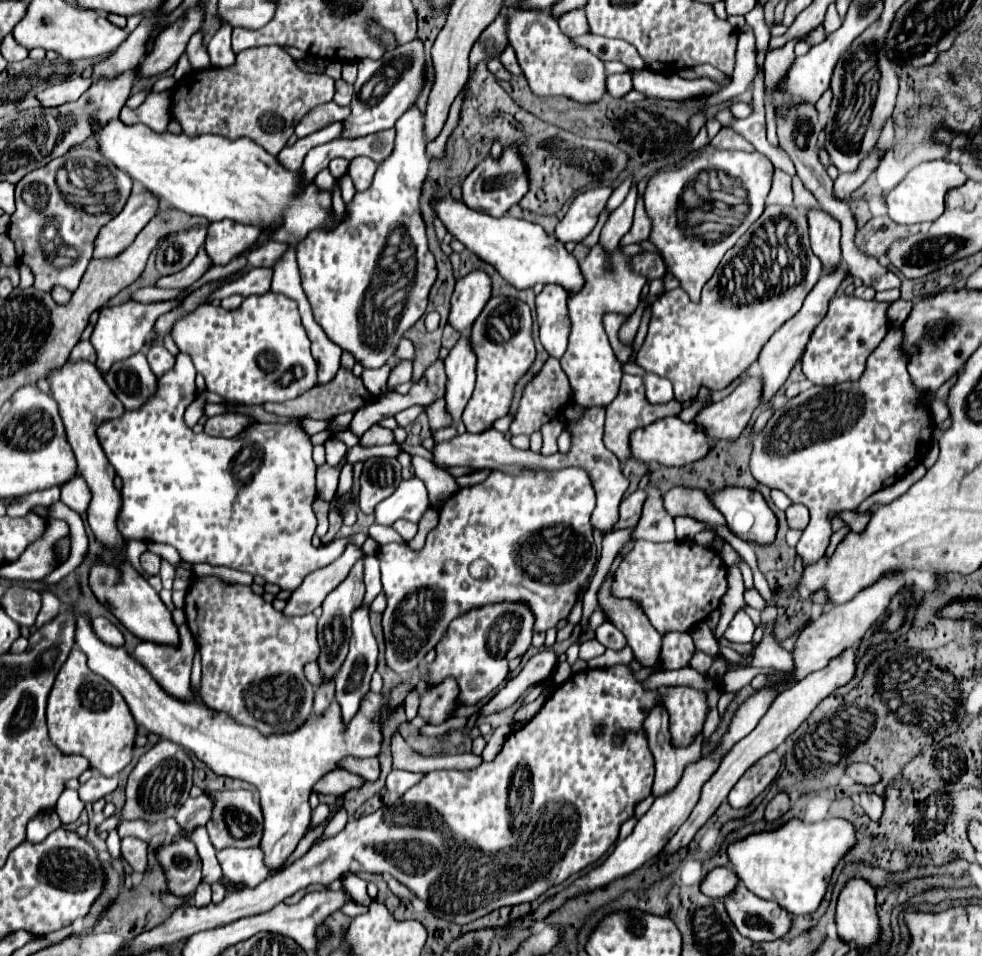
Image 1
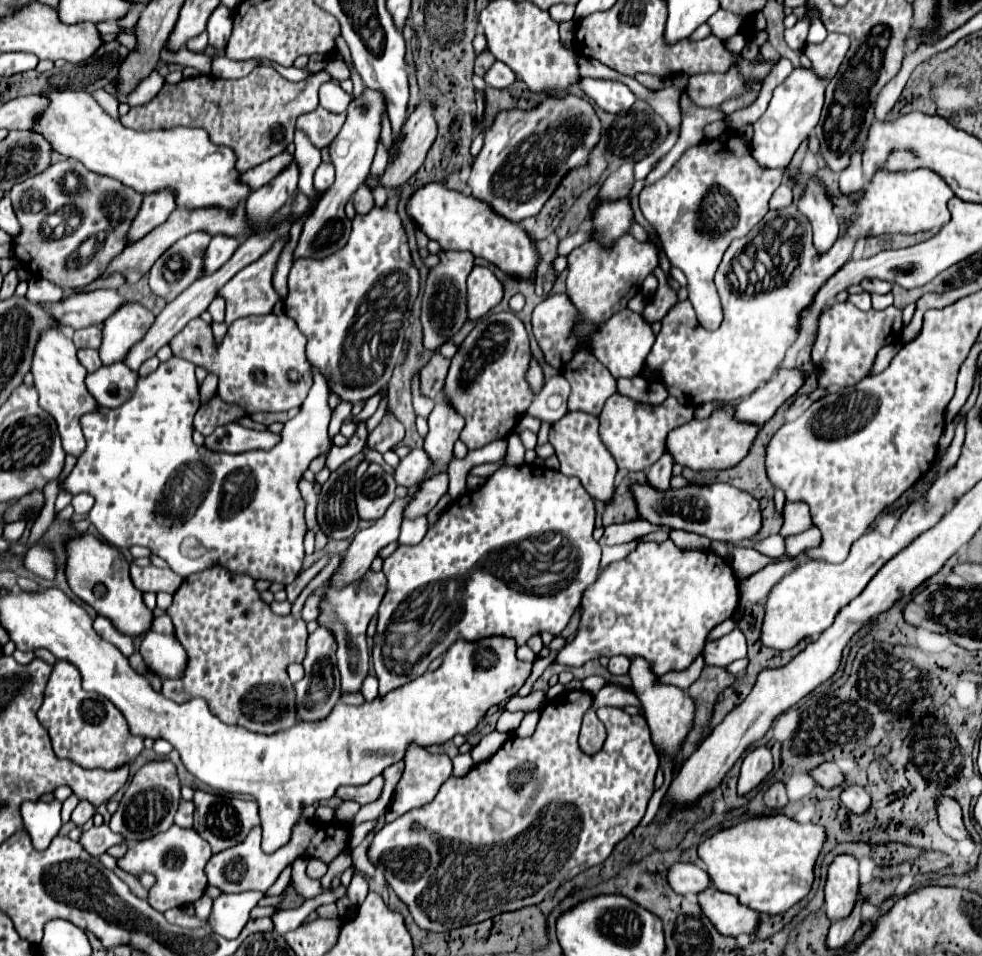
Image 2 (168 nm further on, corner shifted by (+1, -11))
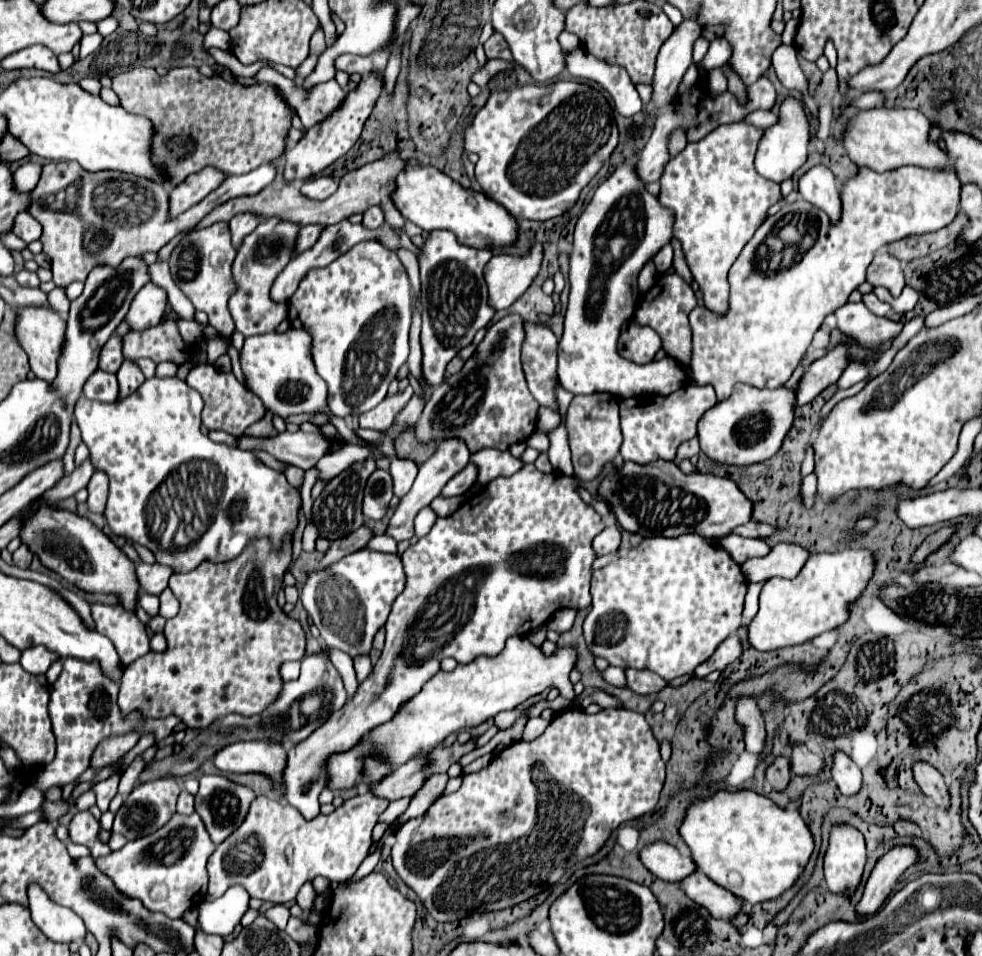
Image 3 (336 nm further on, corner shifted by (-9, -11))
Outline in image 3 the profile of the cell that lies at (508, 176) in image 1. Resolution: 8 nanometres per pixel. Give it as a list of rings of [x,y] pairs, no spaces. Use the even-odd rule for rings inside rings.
[[[549,81],[549,83],[535,83],[535,85],[517,85],[509,91],[507,89],[495,89],[489,93],[487,103],[475,113],[471,125],[465,129],[465,135],[463,135],[465,153],[477,153],[479,155],[479,161],[475,165],[475,177],[477,177],[477,183],[481,185],[481,189],[485,191],[485,195],[491,197],[493,201],[497,201],[499,205],[503,205],[517,219],[533,219],[533,221],[547,221],[547,219],[559,217],[565,211],[569,211],[575,205],[575,201],[579,199],[581,189],[597,175],[597,171],[601,169],[605,159],[613,153],[617,143],[619,143],[619,131],[617,131],[613,109],[611,109],[607,97],[599,89],[593,89],[587,83],[575,83],[575,81]]]

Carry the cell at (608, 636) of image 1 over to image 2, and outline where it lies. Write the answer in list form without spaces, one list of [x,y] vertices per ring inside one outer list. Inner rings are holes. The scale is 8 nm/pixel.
[[[617,655],[617,657],[611,657],[609,659],[609,665],[607,669],[613,673],[613,675],[623,675],[629,671],[629,659],[625,655]]]

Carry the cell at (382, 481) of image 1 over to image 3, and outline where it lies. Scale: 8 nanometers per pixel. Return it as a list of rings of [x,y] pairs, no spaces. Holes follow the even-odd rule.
[[[375,469],[365,485],[365,497],[363,497],[365,519],[381,519],[387,513],[391,497],[393,497],[391,475],[383,469]]]

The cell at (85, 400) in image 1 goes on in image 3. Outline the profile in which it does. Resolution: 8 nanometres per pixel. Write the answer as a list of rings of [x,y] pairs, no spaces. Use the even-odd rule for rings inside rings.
[[[21,307],[17,309],[15,335],[17,343],[21,343],[21,349],[29,357],[29,365],[35,377],[51,383],[57,377],[57,357],[65,341],[65,319],[51,307]]]

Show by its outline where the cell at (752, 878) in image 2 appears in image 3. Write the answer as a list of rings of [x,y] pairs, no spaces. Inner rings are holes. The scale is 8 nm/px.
[[[747,789],[735,793],[717,791],[705,799],[701,797],[693,801],[679,825],[679,835],[691,849],[691,857],[697,869],[703,871],[717,885],[731,891],[737,899],[743,899],[747,903],[763,903],[787,891],[797,881],[805,863],[809,861],[809,855],[813,853],[813,837],[807,823],[797,811],[781,809],[765,795]]]

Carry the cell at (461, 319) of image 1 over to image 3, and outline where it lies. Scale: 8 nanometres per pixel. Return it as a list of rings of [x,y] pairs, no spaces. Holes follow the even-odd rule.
[[[533,243],[525,255],[495,255],[485,267],[491,305],[509,309],[533,283],[543,263],[543,245]]]

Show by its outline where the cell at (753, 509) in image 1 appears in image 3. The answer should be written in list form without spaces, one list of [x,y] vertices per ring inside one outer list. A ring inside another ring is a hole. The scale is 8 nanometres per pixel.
[[[663,459],[649,465],[623,463],[621,469],[603,477],[597,493],[609,505],[625,531],[643,537],[697,533],[709,539],[719,539],[729,535],[735,527],[751,521],[751,503],[731,479],[711,473],[703,475],[699,471],[685,475],[673,461]]]

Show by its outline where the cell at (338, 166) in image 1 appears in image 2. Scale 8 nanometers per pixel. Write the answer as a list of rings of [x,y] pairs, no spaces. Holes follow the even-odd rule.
[[[321,163],[321,165],[317,167],[317,171],[315,171],[315,179],[313,179],[315,189],[325,191],[325,189],[331,187],[333,181],[335,181],[335,167],[333,167],[331,163]]]

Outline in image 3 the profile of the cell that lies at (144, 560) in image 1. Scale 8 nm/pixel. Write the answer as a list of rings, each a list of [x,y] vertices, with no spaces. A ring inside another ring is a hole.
[[[139,563],[135,573],[137,573],[137,581],[141,585],[141,591],[145,591],[149,595],[161,595],[161,591],[167,587],[169,577],[173,575],[173,569],[163,567],[159,563],[153,563],[153,565]]]

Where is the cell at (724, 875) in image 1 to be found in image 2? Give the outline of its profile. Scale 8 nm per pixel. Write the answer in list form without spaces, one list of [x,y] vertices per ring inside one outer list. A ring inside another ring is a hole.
[[[675,863],[669,871],[669,885],[675,893],[681,895],[699,895],[711,887],[711,877],[697,865],[691,863]]]

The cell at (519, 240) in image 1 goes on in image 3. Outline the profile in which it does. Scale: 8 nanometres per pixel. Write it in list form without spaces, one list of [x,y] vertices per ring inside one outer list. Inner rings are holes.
[[[407,159],[403,173],[397,175],[393,203],[405,219],[413,221],[423,231],[427,233],[435,229],[453,231],[459,243],[475,249],[483,249],[483,247],[493,249],[499,245],[511,245],[519,231],[515,217],[509,215],[505,207],[485,197],[483,193],[477,193],[473,189],[463,189],[459,183],[455,183],[451,177],[447,177],[433,165],[421,165],[421,161],[417,159]]]

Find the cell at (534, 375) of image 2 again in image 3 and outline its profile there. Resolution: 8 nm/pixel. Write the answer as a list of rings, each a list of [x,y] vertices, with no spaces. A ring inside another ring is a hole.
[[[525,321],[525,343],[521,347],[521,363],[531,395],[543,407],[551,407],[557,411],[557,337],[547,325]]]

